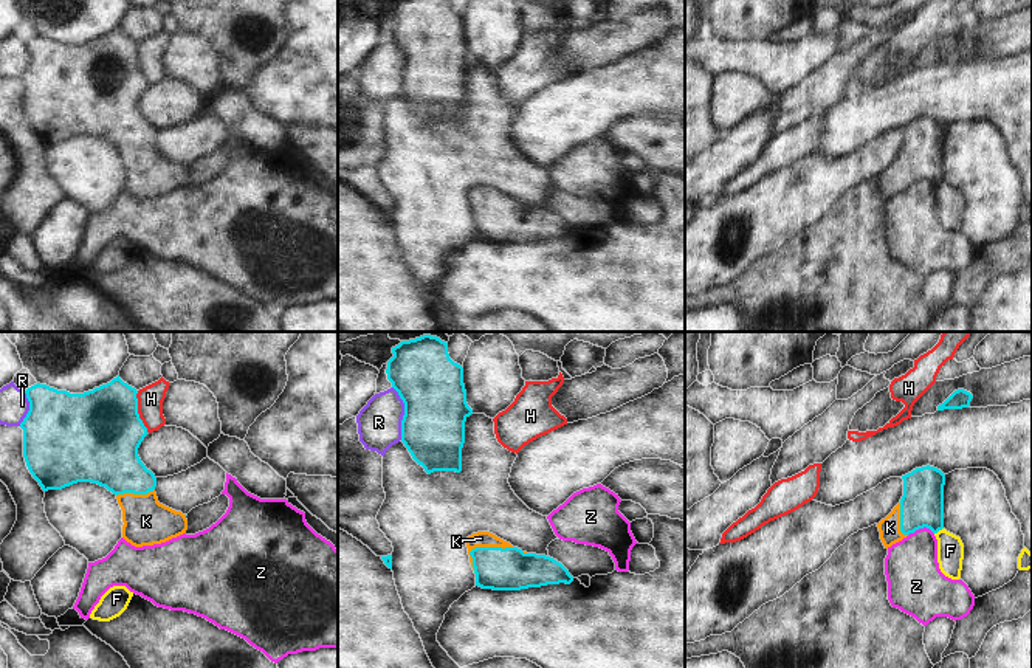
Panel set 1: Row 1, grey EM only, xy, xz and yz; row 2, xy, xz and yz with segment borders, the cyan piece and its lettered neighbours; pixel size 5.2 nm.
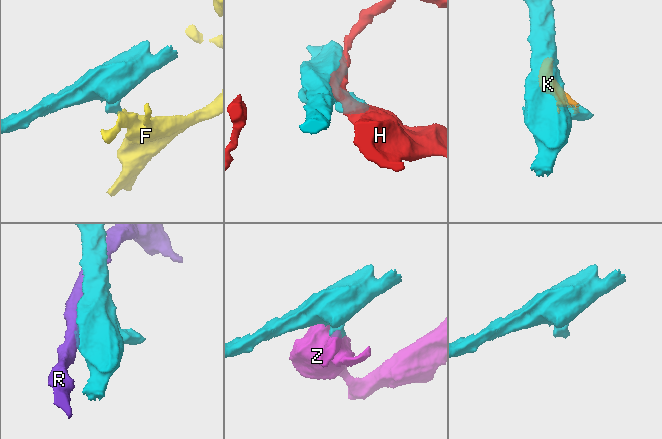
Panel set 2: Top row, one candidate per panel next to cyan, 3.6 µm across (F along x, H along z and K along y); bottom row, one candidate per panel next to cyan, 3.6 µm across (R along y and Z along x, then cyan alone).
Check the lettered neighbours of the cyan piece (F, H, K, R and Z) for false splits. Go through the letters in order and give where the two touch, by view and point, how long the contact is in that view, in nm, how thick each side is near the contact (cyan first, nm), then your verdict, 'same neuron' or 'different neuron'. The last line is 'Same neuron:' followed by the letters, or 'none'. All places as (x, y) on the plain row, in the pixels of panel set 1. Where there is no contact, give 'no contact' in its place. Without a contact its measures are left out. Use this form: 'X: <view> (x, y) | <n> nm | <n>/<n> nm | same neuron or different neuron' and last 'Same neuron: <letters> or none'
F: yz (938, 183) | 60 nm | 220/140 nm | different neuron
H: xy (137, 65) | 240 nm | 460/130 nm | different neuron
K: xz (482, 200) | 240 nm | 220/80 nm | same neuron
R: xz (405, 65) | 280 nm | 340/220 nm | different neuron
Z: yz (921, 180) | 140 nm | 220/280 nm | different neuron
Same neuron: K

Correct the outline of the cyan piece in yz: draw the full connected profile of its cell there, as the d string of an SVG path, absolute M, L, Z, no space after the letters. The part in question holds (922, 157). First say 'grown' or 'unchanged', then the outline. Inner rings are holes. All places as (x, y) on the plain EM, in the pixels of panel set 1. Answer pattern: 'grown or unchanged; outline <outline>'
grown; outline M934 119L916 121L902 129L903 149L877 180L885 201L919 181L937 186L944 181L945 127Z

